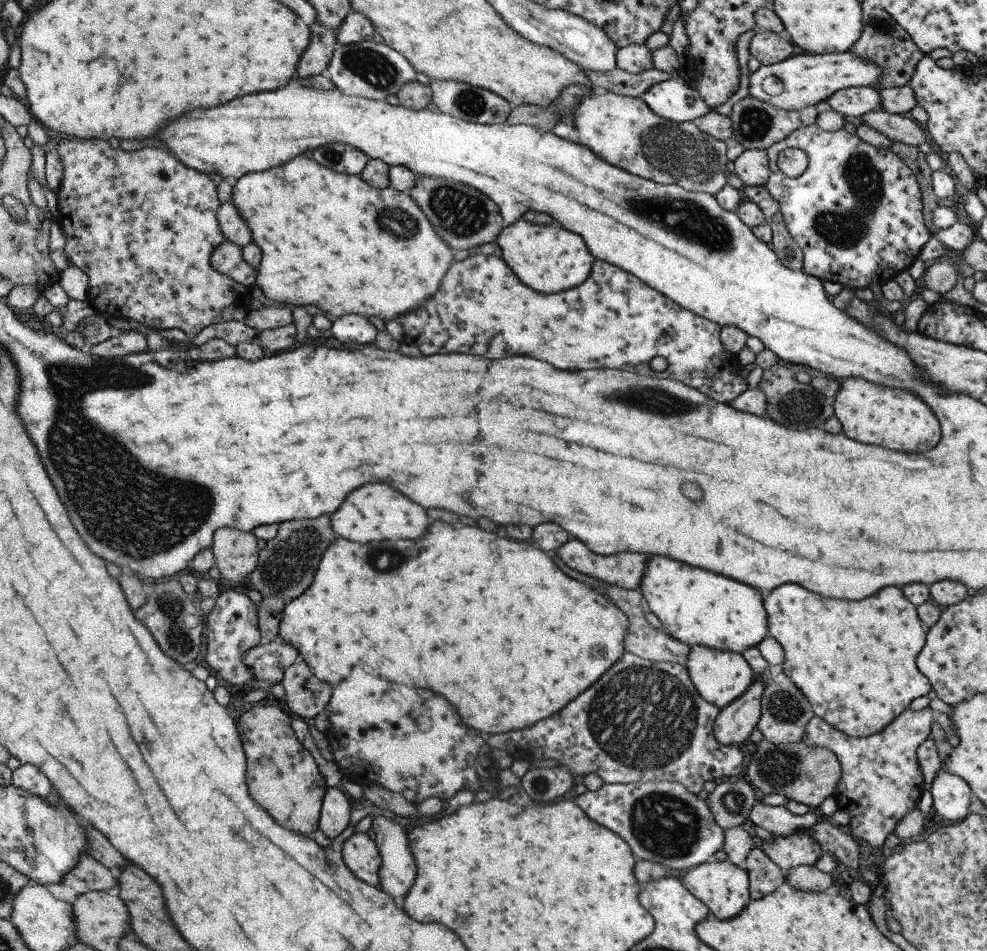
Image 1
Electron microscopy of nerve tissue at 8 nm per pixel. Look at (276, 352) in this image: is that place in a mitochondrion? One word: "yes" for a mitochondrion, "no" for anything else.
no

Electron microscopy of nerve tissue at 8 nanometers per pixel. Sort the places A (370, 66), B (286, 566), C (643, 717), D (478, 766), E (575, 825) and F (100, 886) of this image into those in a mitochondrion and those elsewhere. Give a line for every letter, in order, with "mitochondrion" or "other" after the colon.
A: mitochondrion
B: mitochondrion
C: mitochondrion
D: mitochondrion
E: other
F: other

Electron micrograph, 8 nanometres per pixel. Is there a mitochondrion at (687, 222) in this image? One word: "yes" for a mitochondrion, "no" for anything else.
yes

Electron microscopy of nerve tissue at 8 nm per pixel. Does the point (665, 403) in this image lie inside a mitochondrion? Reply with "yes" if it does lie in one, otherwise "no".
yes

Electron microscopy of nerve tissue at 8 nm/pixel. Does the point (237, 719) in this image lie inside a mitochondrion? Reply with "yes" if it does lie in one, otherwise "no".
no

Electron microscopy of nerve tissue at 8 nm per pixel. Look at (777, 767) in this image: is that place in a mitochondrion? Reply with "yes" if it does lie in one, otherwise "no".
yes

